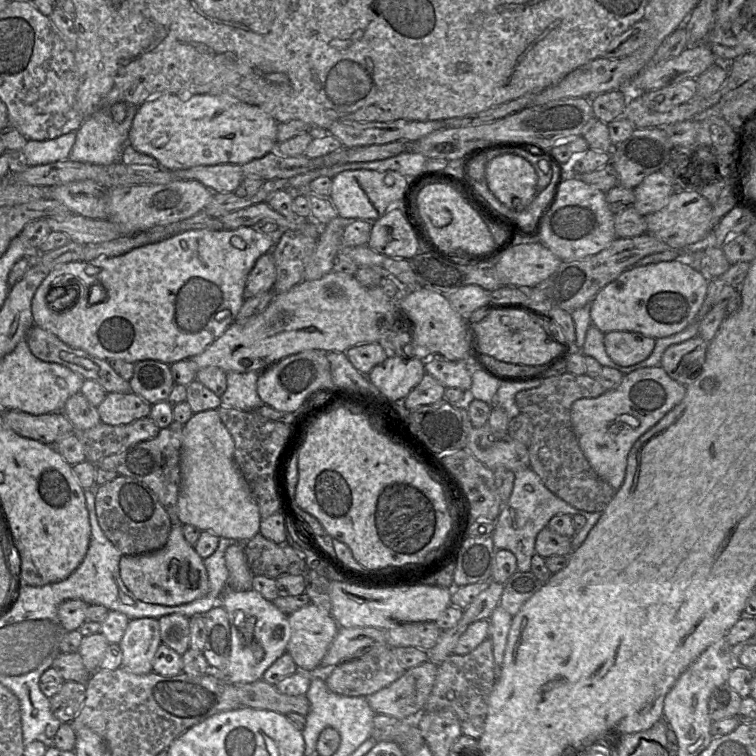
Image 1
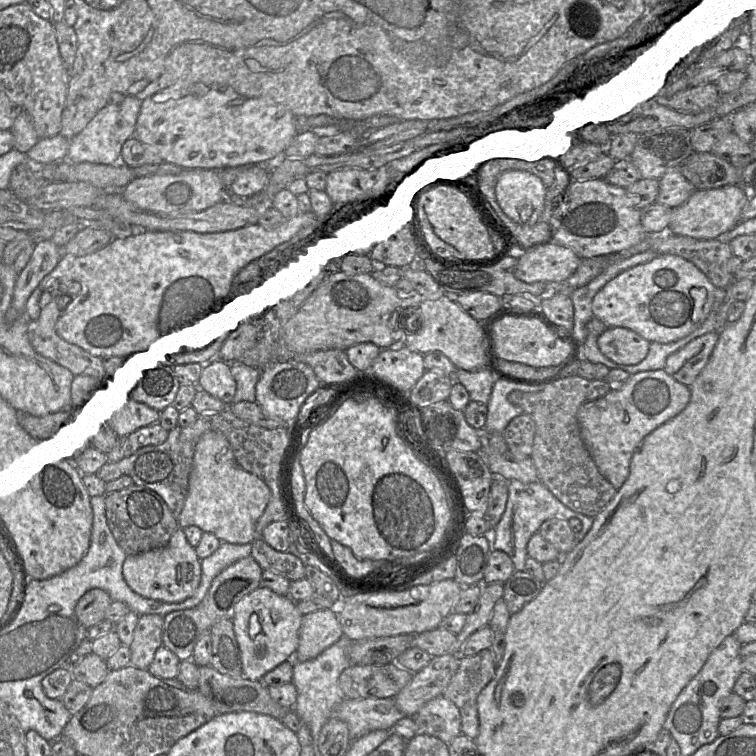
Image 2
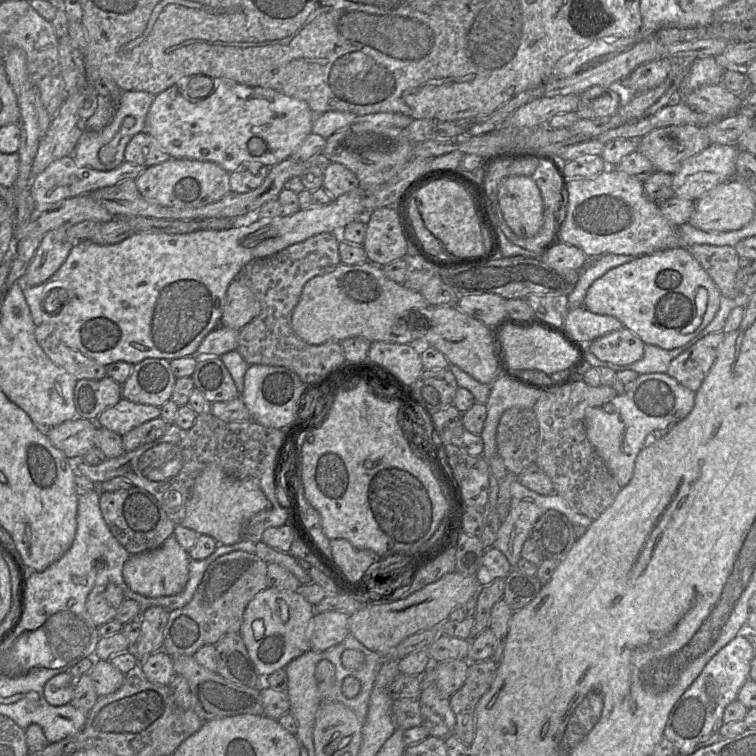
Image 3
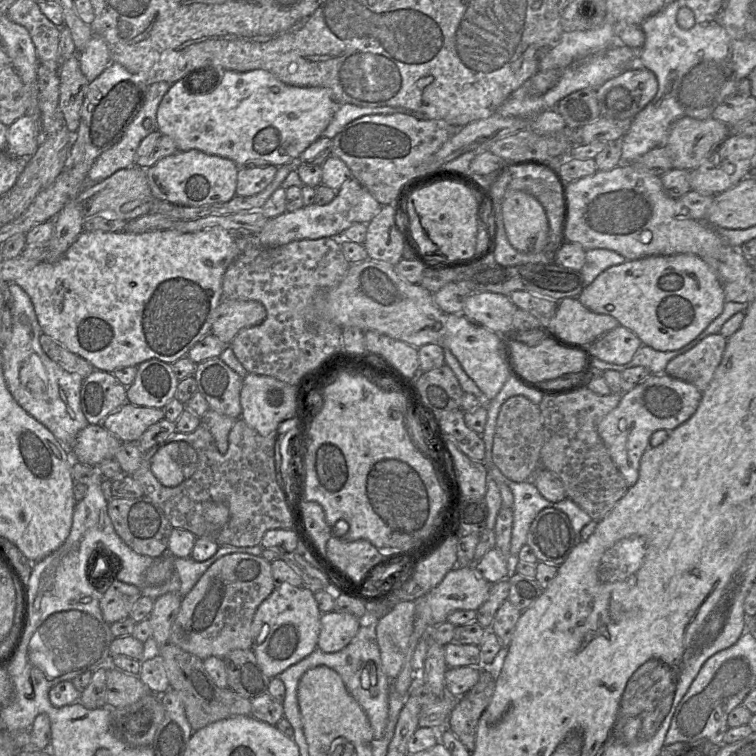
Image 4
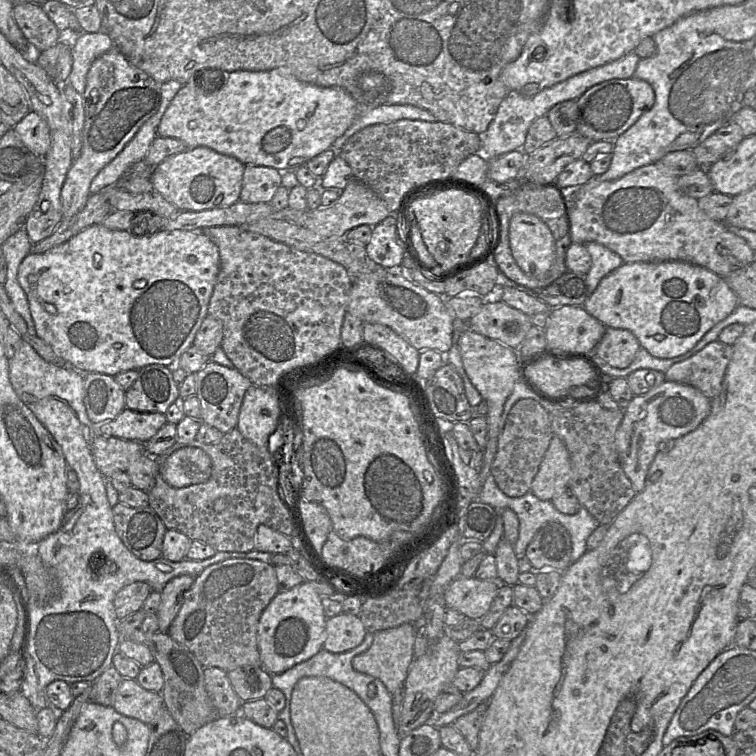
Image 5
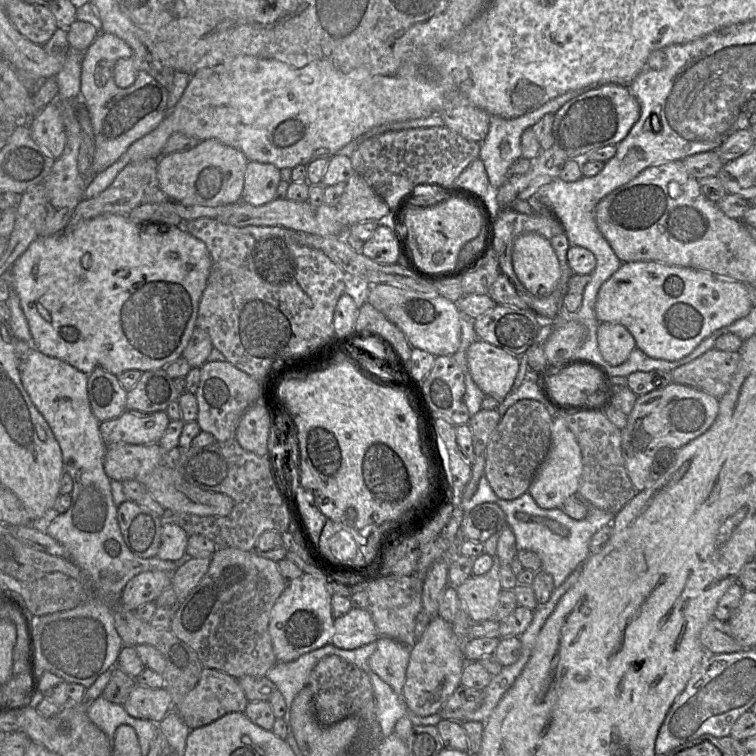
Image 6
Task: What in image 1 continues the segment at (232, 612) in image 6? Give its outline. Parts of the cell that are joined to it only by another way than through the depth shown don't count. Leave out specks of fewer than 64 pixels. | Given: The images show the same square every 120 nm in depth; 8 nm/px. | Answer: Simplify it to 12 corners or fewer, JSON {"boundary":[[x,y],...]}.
{"boundary":[[189,618],[158,619],[160,636],[181,656],[190,649]]}

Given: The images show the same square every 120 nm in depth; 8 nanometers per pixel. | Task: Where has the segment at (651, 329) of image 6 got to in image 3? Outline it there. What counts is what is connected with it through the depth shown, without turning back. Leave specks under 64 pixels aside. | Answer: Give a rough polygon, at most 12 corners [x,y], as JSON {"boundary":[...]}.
{"boundary":[[686,247],[641,255],[583,306],[674,349],[713,320],[718,287]]}

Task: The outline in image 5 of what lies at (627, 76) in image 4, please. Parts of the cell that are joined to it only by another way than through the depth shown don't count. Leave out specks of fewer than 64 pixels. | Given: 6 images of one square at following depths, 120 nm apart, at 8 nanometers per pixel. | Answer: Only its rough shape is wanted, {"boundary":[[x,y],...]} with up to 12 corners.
{"boundary":[[636,77],[611,79],[577,99],[575,133],[614,141],[655,102]]}

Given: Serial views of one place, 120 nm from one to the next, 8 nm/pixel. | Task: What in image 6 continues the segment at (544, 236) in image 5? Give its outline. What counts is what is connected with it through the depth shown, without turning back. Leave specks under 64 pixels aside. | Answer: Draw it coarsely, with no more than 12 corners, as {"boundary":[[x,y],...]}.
{"boundary":[[518,236],[513,268],[535,297],[557,287],[561,269],[550,241]]}

